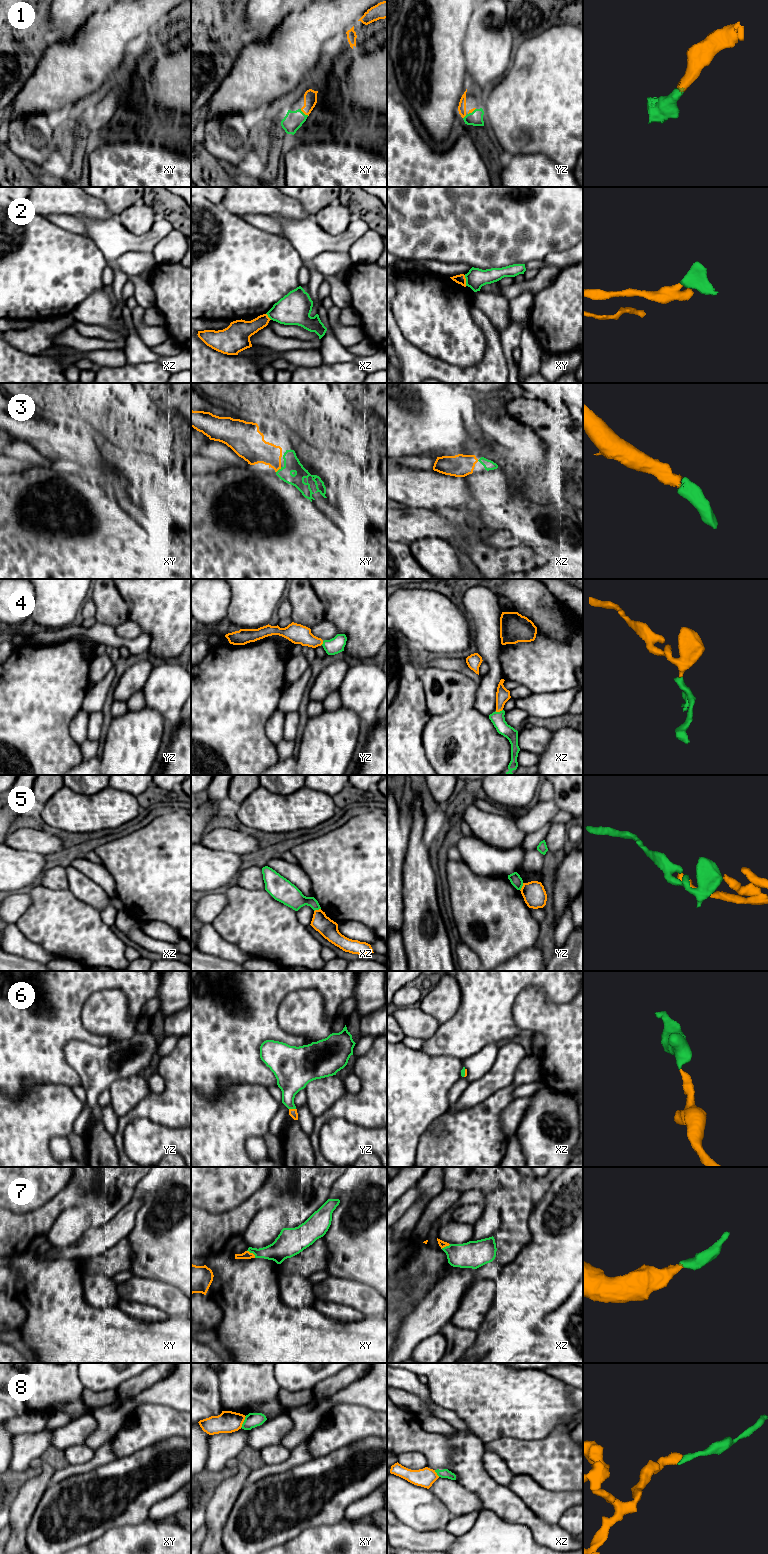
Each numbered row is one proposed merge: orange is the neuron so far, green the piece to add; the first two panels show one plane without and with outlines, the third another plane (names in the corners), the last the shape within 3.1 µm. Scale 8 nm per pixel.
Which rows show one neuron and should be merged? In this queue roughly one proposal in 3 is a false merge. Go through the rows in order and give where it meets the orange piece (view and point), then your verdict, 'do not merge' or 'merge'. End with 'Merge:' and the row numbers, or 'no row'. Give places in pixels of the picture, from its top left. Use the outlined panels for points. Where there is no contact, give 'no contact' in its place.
1: meets orange in xy at (304, 113); merge
2: meets orange in xy at (465, 280); do not merge
3: meets orange in xy at (278, 469); merge
4: meets orange in xz at (498, 711); merge
5: meets orange in yz at (522, 887); do not merge
6: meets orange in yz at (292, 1109); merge
7: meets orange in xy at (252, 1253); merge
8: meets orange in xy at (243, 1421); do not merge
Merge: 1, 3, 4, 6, 7

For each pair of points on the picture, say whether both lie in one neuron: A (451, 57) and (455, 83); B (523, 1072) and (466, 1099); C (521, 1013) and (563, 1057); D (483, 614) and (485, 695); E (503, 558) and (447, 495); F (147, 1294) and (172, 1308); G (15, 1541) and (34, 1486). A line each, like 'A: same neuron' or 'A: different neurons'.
A: same neuron
B: different neurons
C: same neuron
D: same neuron
E: different neurons
F: same neuron
G: same neuron

